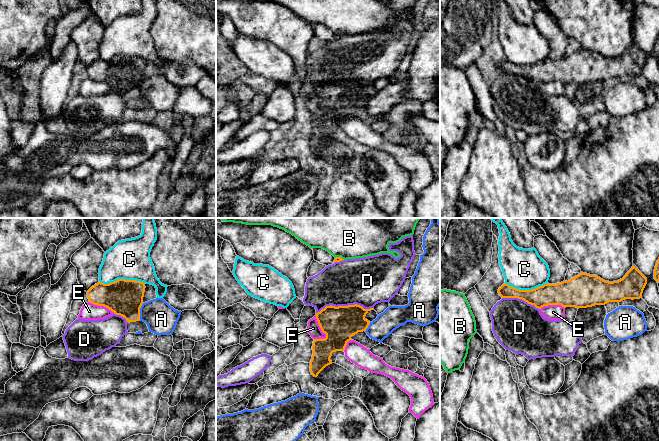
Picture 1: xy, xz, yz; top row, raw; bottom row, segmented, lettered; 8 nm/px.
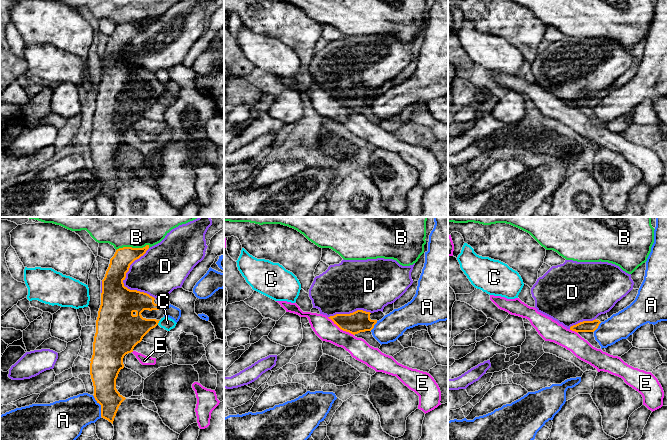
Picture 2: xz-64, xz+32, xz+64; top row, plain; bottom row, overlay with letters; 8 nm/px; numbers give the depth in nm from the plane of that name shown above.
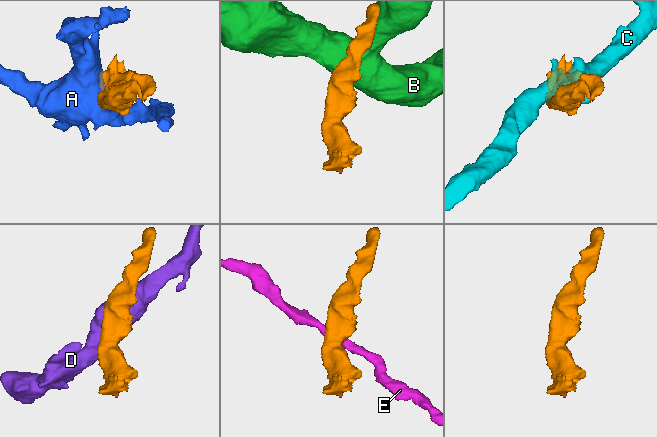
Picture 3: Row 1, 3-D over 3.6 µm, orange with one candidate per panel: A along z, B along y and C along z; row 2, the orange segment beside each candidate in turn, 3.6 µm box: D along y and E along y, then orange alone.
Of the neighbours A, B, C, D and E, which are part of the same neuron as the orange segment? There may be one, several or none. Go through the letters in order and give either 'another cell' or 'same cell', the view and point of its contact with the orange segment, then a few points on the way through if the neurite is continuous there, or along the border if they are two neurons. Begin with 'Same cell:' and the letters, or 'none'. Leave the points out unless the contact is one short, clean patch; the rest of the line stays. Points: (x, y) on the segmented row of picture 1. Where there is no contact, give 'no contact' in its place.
Same cell: none
A: another cell; meets orange in xy at (139, 312)
B: another cell; meets orange in xz at (340, 257)
C: another cell; meets orange in xy at (123, 279)
D: another cell; meets orange in xz at (344, 306)
E: another cell; meets orange in xz at (320, 327); border along xz (315, 315), (320, 329), (325, 334), (323, 339)

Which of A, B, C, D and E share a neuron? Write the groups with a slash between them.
A / B / C / D / E

